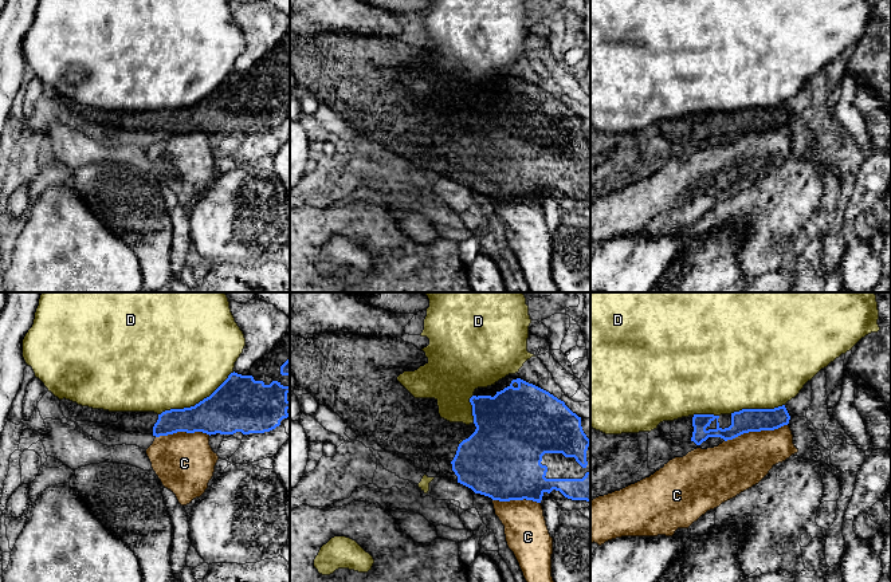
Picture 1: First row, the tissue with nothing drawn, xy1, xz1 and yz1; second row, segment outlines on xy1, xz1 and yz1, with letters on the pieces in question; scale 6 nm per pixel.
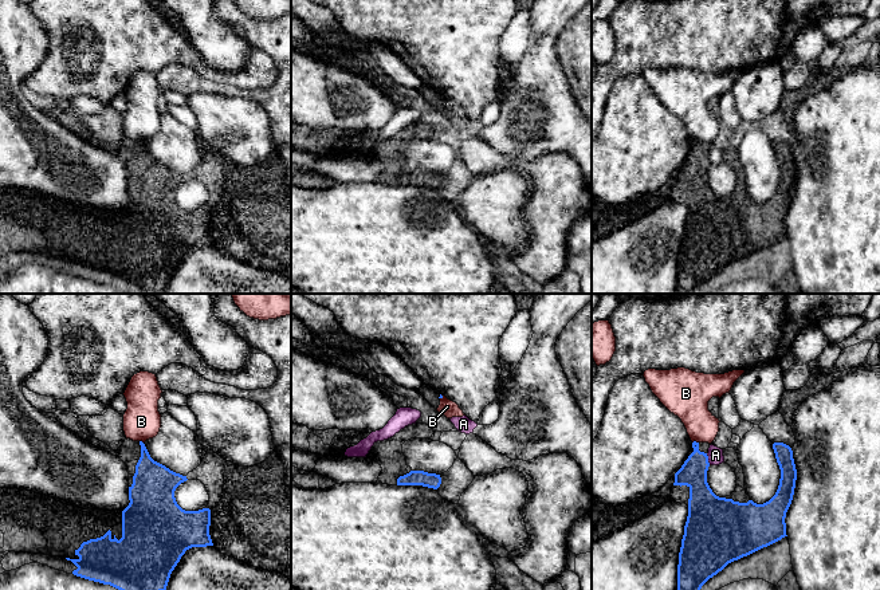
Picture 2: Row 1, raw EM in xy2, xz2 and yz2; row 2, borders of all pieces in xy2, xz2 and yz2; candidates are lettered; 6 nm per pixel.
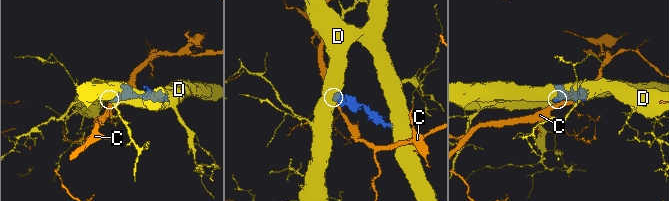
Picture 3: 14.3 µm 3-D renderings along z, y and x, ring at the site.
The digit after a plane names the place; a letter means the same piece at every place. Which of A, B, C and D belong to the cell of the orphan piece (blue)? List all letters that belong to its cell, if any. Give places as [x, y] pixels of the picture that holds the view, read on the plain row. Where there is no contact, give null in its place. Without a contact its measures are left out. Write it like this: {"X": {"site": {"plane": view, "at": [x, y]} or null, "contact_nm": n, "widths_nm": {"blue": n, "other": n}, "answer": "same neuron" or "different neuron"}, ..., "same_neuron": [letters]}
{"A": {"site": {"plane": "yz2", "at": [707, 158]}, "contact_nm": 80, "widths_nm": {"blue": 160, "other": 100}, "answer": "different neuron"}, "B": {"site": {"plane": "yz2", "at": [695, 141]}, "contact_nm": 40, "widths_nm": {"blue": 160, "other": 220}, "answer": "different neuron"}, "C": {"site": {"plane": "yz1", "at": [756, 130]}, "contact_nm": 400, "widths_nm": {"blue": 140, "other": 320}, "answer": "different neuron"}, "D": {"site": {"plane": "xy1", "at": [196, 103]}, "contact_nm": 500, "widths_nm": {"blue": 320, "other": 480}, "answer": "different neuron"}, "same_neuron": []}

